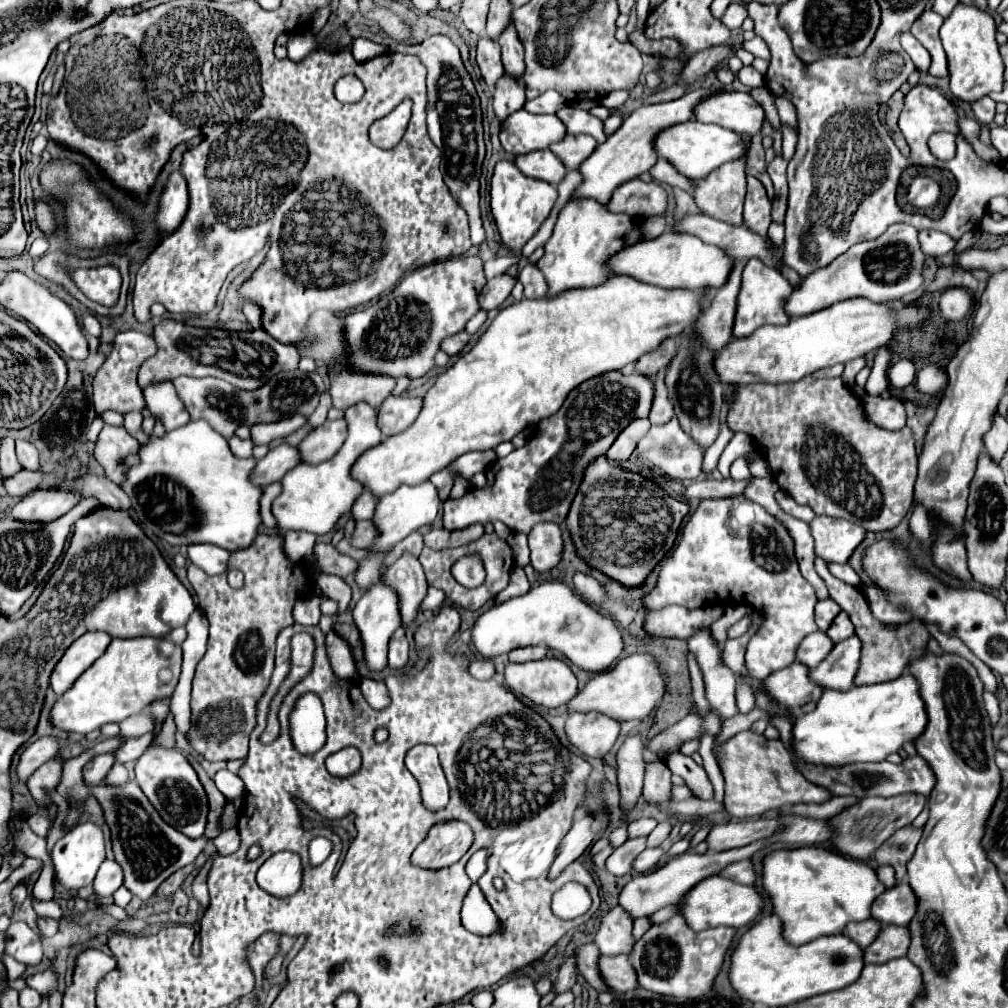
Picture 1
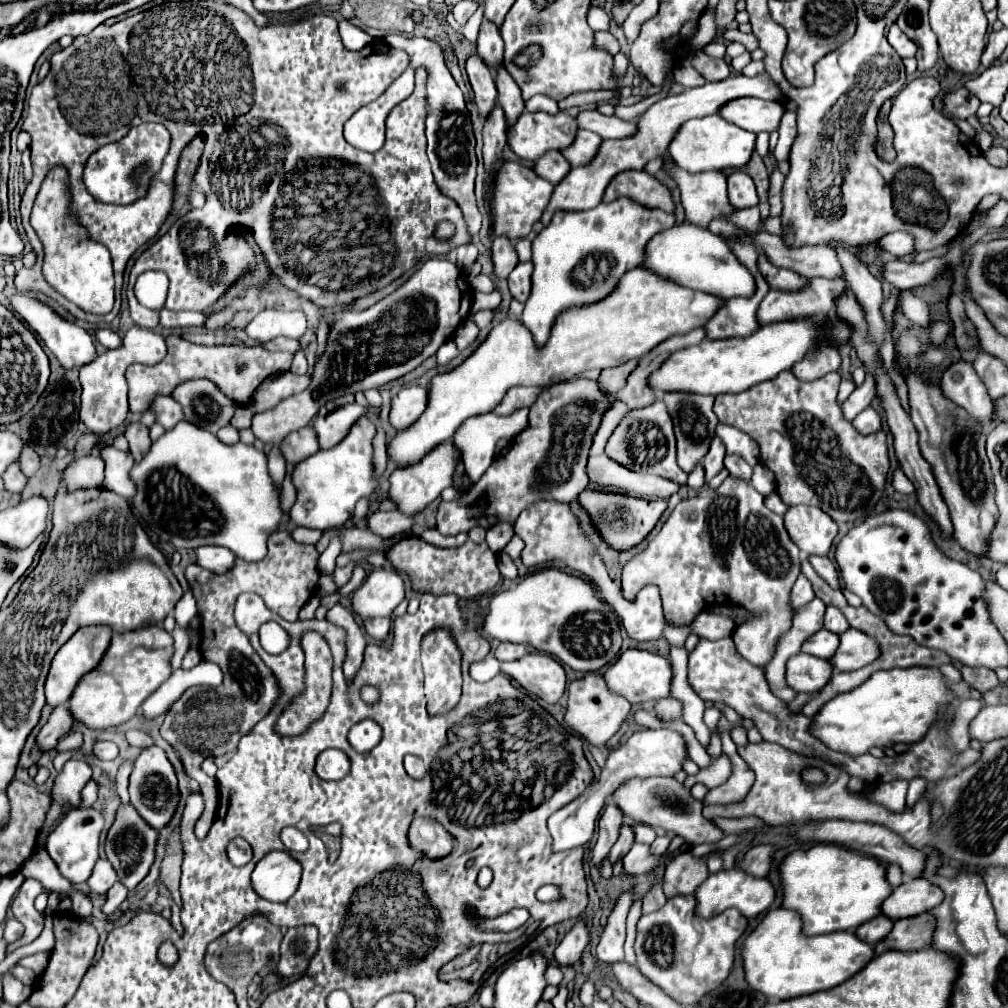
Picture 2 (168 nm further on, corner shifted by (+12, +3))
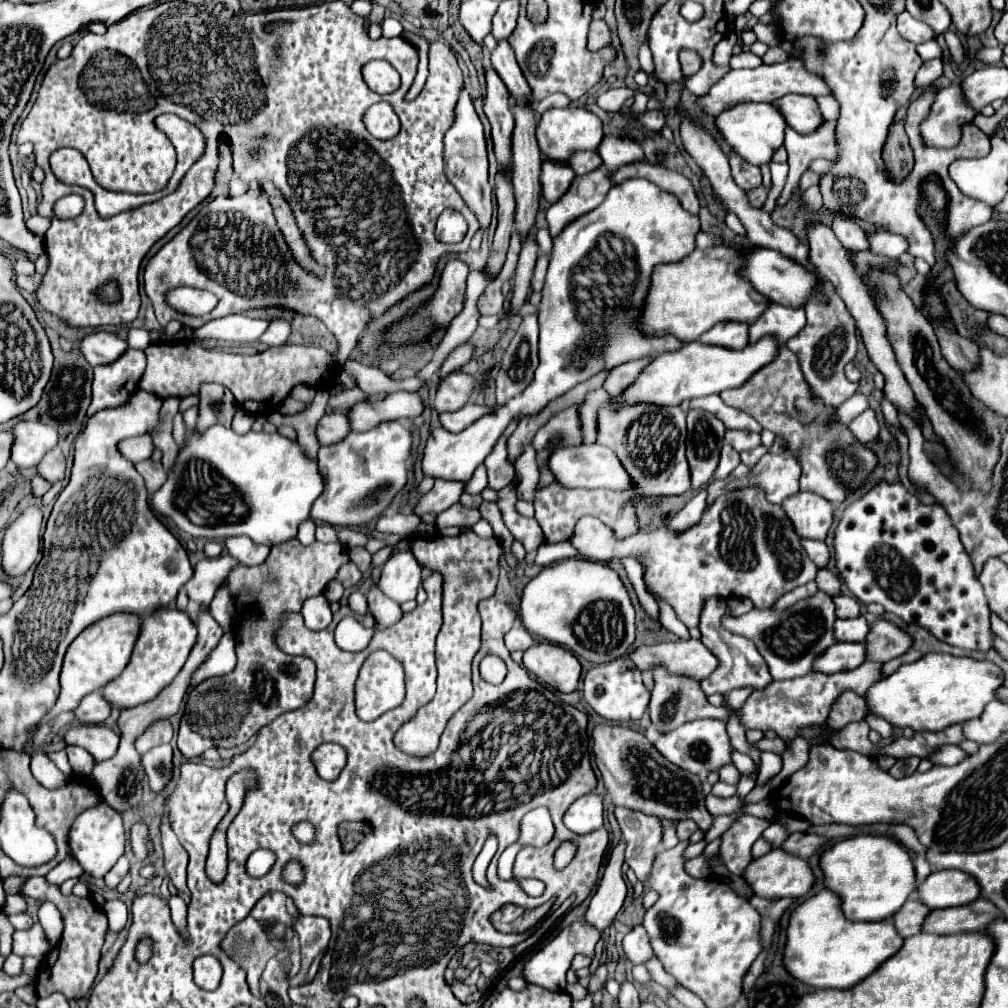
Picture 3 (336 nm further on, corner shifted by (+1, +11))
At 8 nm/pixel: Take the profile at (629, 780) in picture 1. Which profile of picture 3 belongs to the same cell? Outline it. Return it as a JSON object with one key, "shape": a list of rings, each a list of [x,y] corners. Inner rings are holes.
{"shape":[[[623,840],[611,850],[611,858],[607,862],[605,874],[603,874],[603,878],[597,886],[597,892],[591,898],[589,910],[585,914],[585,920],[589,924],[593,924],[599,932],[603,932],[613,922],[613,918],[621,910],[625,894],[627,894],[627,884],[623,880],[621,864],[623,864]]]}

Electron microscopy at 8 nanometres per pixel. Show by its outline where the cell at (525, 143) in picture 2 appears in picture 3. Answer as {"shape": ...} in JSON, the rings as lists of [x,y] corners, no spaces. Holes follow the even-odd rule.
{"shape":[[[573,106],[563,108],[563,110],[551,108],[549,112],[545,112],[541,116],[541,122],[537,124],[539,148],[547,158],[551,158],[555,162],[565,162],[579,150],[597,150],[601,140],[603,140],[601,120],[585,108],[573,108]]]}

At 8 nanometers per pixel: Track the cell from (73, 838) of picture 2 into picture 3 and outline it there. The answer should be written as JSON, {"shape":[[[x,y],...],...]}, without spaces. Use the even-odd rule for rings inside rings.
{"shape":[[[97,804],[81,812],[71,828],[69,836],[71,854],[79,860],[83,870],[93,878],[105,878],[105,874],[115,866],[115,862],[125,854],[125,828],[121,822],[121,814],[107,804]]]}

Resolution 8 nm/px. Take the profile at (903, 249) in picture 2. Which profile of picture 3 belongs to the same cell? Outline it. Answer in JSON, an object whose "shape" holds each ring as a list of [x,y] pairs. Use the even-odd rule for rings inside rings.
{"shape":[[[877,228],[873,232],[865,232],[869,240],[869,250],[879,256],[887,258],[899,258],[907,250],[907,240],[899,234],[891,234],[885,228]]]}

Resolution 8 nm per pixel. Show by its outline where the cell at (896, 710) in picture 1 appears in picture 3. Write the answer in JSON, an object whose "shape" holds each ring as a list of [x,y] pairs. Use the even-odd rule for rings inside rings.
{"shape":[[[929,654],[913,664],[899,666],[897,672],[893,672],[891,676],[883,678],[877,684],[873,684],[867,692],[865,702],[867,702],[867,710],[871,714],[883,716],[889,724],[893,724],[901,730],[909,726],[915,732],[919,732],[919,730],[933,732],[933,730],[943,730],[951,724],[963,724],[969,718],[981,716],[983,708],[991,700],[997,700],[997,690],[1003,686],[1003,682],[1005,682],[1003,670],[989,660],[973,660],[967,656],[961,658],[961,656],[953,656],[953,654]]]}

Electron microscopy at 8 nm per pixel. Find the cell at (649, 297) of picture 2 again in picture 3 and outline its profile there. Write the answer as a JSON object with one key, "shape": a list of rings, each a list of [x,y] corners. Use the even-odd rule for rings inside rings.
{"shape":[[[723,246],[695,250],[679,264],[655,268],[653,284],[641,316],[643,332],[655,332],[659,336],[673,334],[683,342],[691,342],[719,322],[735,320],[753,324],[767,310],[771,300],[759,294],[753,284],[741,276],[741,270],[743,252],[739,252],[739,248]]]}

